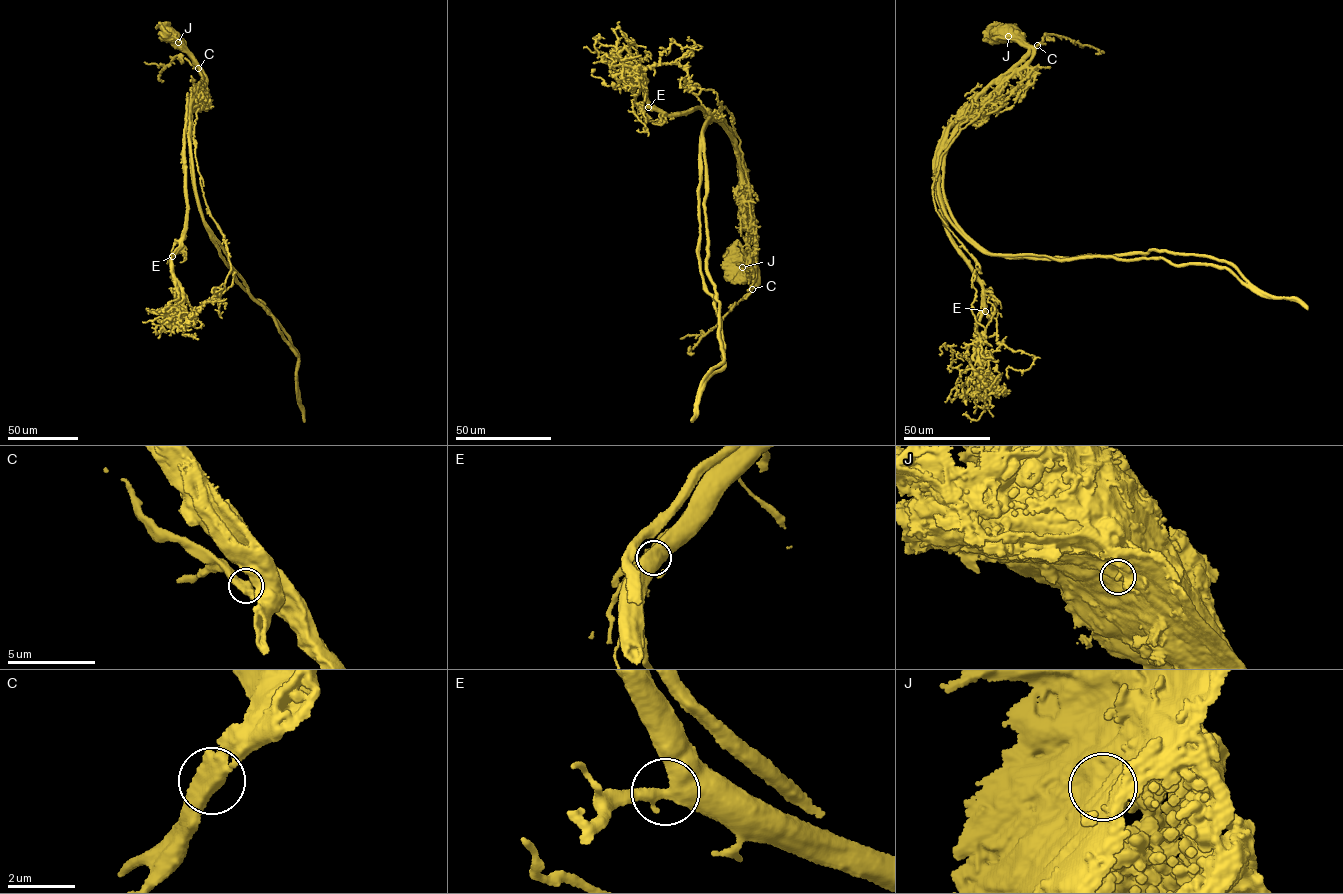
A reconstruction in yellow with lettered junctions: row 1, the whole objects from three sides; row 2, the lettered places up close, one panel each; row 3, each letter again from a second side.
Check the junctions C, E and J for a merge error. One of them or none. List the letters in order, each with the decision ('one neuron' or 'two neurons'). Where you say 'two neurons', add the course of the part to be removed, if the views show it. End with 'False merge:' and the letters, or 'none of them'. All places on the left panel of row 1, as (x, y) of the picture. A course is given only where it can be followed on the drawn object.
C: one neuron
E: one neuron
J: two neurons; foreign part runs (178, 42), (203, 77), (189, 114), (202, 218), (249, 294), (296, 354), (304, 422)
False merge: J

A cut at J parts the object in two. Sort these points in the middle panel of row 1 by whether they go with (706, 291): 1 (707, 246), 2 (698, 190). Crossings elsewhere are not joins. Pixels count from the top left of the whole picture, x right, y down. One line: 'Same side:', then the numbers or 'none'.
Same side: 2

